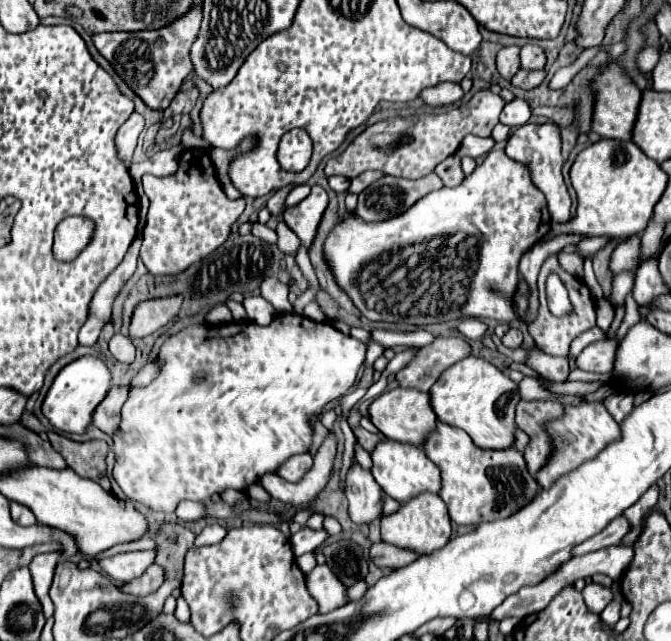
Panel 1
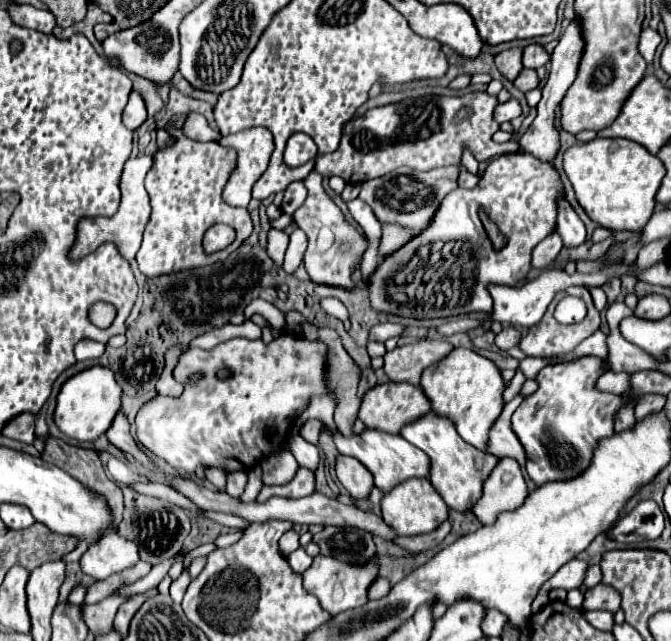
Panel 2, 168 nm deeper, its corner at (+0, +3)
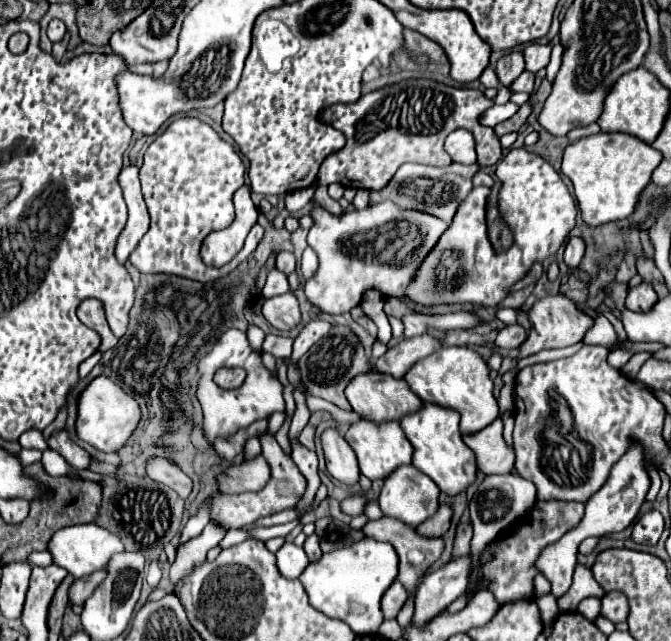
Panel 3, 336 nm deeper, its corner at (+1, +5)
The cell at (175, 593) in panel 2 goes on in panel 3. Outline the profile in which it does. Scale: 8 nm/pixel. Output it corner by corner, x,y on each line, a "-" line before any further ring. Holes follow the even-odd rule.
208,524
198,538
192,538
190,542
186,542
178,550
176,562
170,566
170,580
172,580
172,584
176,584
180,580
180,576
190,572
192,566
202,564
202,560
206,560
206,552
212,546
218,546
222,538
224,538
224,534
218,532
218,528
214,528
214,524

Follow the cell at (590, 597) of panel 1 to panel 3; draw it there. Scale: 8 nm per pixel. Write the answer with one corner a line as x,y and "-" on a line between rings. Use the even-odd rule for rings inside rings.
608,592
602,598
602,616
608,618
610,622
618,624
624,622
630,614
630,606
628,606
628,598
622,592

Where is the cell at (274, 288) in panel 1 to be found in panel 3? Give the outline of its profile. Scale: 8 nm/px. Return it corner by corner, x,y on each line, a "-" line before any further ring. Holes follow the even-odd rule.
292,292
264,300
262,314
272,324
272,328
282,330
282,332
288,332
300,324
300,308

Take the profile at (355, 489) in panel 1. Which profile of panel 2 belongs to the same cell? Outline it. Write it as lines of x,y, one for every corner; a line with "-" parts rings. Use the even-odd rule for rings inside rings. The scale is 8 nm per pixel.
339,456
335,468
337,468
339,482
347,488
353,500
369,498
375,484
371,480
371,472
367,472
367,468
359,460
349,456

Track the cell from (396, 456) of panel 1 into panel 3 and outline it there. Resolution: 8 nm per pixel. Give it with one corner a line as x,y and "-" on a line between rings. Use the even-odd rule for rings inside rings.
358,420
354,422
346,432
346,442
352,446
352,450
358,456
360,472
370,480
384,480
392,470
396,470
402,464
410,464
410,444
400,428
398,422
382,422
374,424
370,420

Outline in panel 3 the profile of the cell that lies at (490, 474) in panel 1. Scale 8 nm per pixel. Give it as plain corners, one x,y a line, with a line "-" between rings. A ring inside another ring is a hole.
424,402
418,412
400,418
400,426
414,448
412,464
418,470
422,470
426,476
430,476
436,482
436,486
448,496
456,496
476,480
474,452
470,452
470,448
466,448
466,444
462,442
458,422
460,422
460,414
456,410
442,408
428,402

